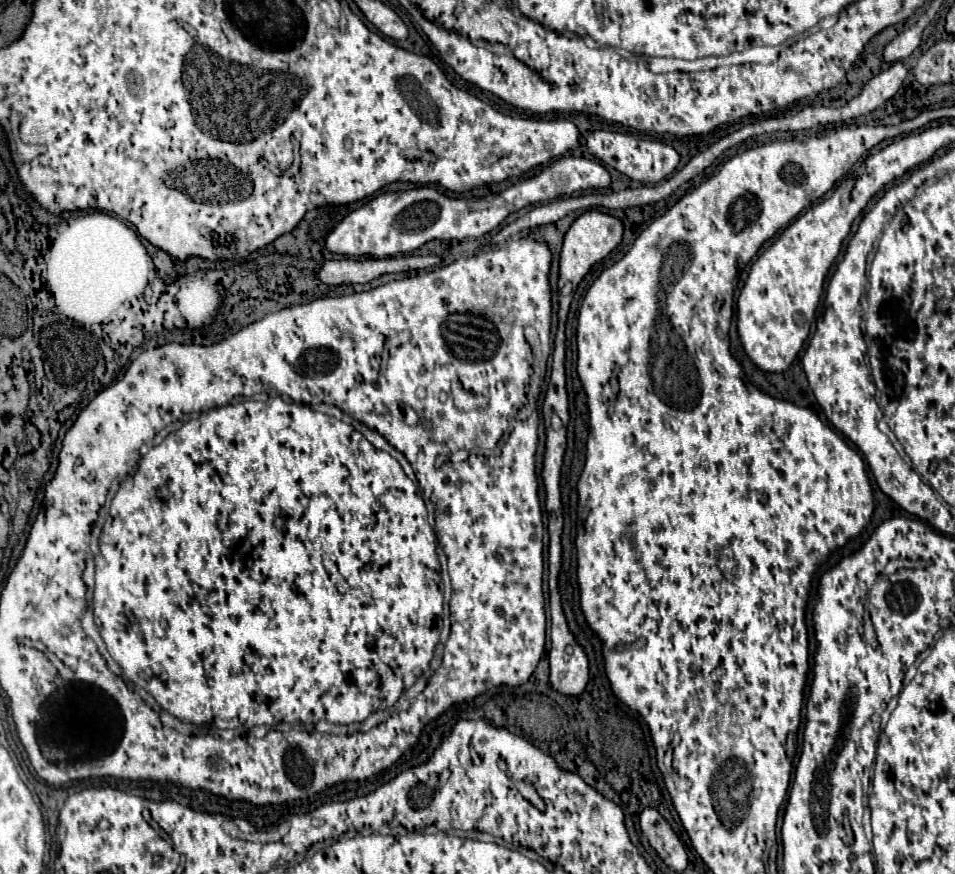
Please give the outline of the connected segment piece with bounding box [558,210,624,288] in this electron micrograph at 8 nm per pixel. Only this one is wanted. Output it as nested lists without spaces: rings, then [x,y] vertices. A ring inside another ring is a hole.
[[[590,210],[584,212],[582,216],[576,218],[576,222],[570,226],[570,230],[564,236],[564,244],[562,244],[562,252],[560,252],[560,260],[558,260],[558,270],[560,270],[560,278],[558,278],[558,286],[562,288],[564,282],[570,282],[572,288],[576,288],[580,284],[580,280],[586,276],[586,272],[600,262],[604,256],[608,256],[620,242],[622,242],[622,224],[620,220],[612,218],[610,214],[598,212],[598,210]]]

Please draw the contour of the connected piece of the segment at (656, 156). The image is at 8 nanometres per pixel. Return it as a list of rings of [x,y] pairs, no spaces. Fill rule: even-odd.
[[[596,130],[588,136],[586,146],[594,158],[598,158],[600,162],[612,166],[614,170],[618,170],[618,172],[626,174],[628,178],[642,182],[642,184],[662,182],[676,170],[676,166],[680,162],[680,156],[672,146],[666,146],[666,144],[654,142],[654,140],[640,140],[640,138],[634,138],[634,135],[626,133]]]

